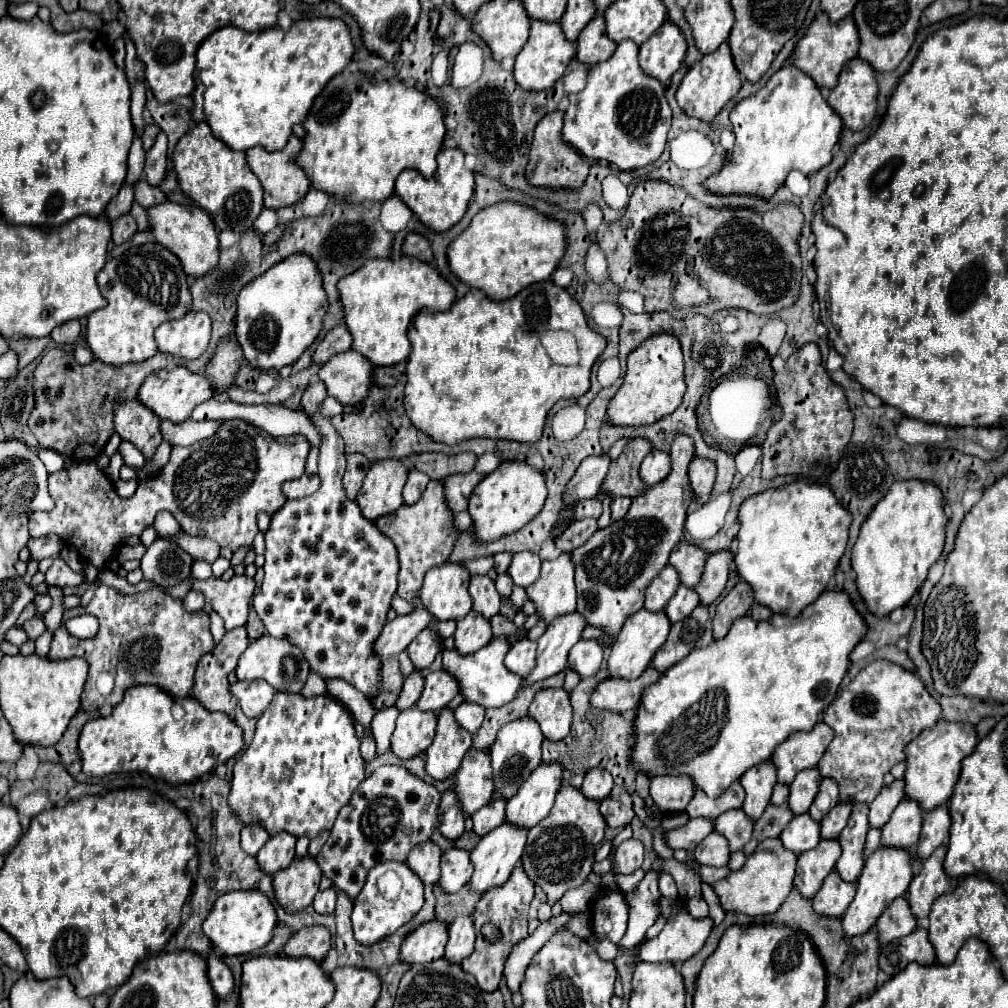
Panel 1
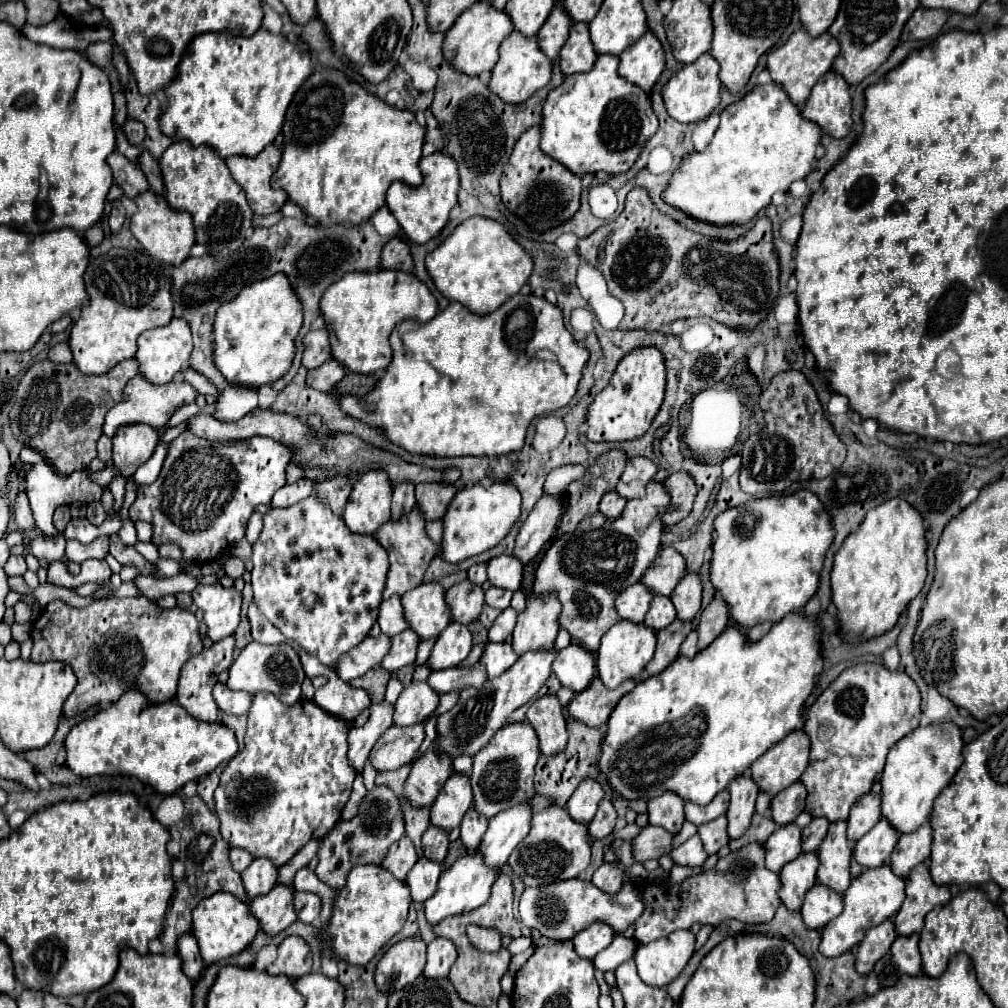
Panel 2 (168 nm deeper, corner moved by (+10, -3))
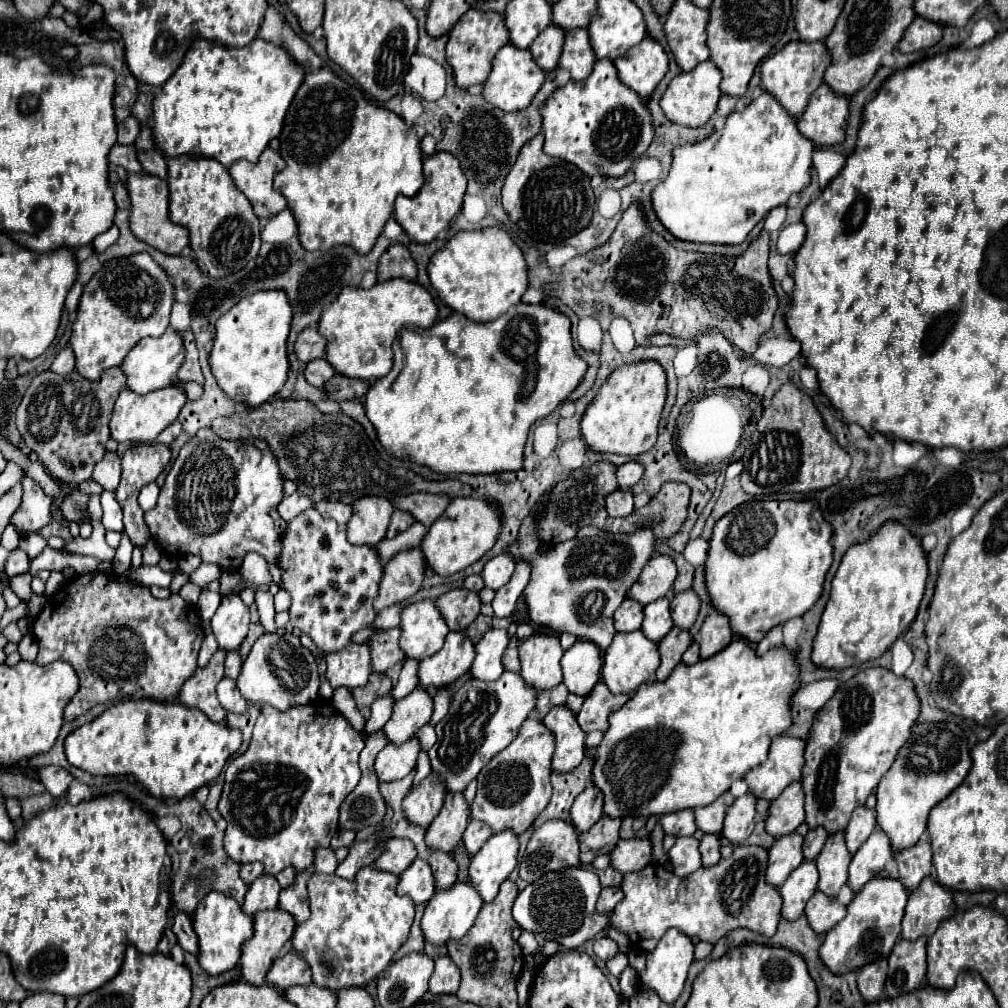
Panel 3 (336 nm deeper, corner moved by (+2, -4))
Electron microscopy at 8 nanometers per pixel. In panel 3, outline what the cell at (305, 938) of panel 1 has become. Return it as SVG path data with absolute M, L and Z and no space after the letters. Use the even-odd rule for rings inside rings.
M288 952L282 958L276 958L272 962L272 968L268 972L268 984L276 986L278 990L286 990L296 984L310 984L312 972L306 960L298 952Z

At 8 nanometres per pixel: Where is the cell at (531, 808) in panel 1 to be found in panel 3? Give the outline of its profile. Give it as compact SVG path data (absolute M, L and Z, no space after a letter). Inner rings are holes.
M510 828L496 832L470 862L470 880L484 902L492 902L500 884L510 876L518 860L518 834Z

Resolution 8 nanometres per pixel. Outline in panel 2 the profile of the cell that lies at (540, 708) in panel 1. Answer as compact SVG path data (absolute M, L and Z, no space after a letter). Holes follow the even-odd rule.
M540 697L528 709L528 723L534 727L540 739L540 751L544 755L558 755L566 749L568 731L562 705L556 697Z

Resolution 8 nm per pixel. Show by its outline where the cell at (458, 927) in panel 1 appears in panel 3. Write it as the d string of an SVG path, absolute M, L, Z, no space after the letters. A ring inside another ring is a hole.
M440 956L436 958L436 968L430 978L430 990L432 992L450 992L454 994L460 984L460 970L458 966L450 960L450 956Z

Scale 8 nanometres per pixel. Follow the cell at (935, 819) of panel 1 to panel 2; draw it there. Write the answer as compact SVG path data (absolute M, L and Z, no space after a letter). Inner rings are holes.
M924 823L922 827L918 827L918 831L910 835L902 835L890 855L892 871L898 877L906 879L918 863L928 861L930 845L932 845L932 827L928 823Z

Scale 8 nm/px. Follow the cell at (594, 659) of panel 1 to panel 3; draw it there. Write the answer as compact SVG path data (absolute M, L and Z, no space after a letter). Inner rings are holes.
M576 640L572 648L568 648L562 656L562 672L564 684L572 694L588 696L588 692L600 680L602 654L596 644L586 640Z

